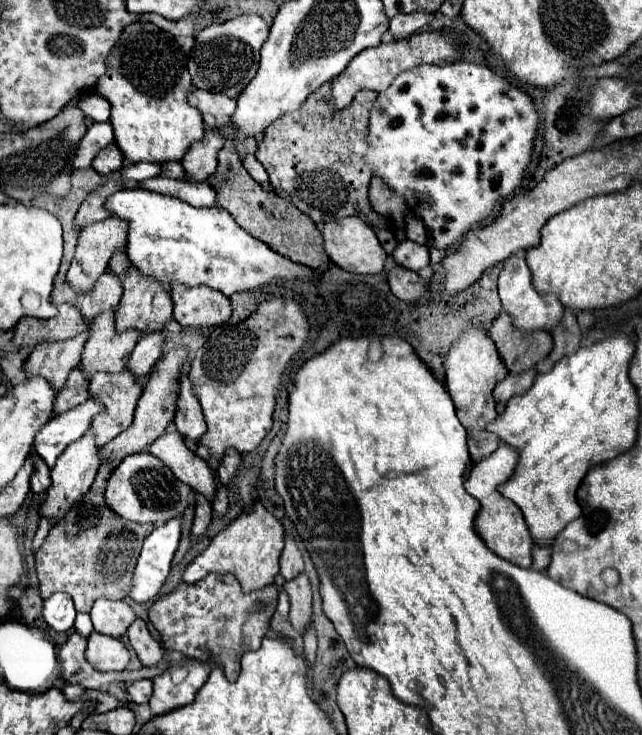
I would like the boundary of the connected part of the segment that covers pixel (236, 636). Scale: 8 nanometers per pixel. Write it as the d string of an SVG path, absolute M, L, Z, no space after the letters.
M207 575L193 585L179 583L171 593L159 597L149 609L149 619L159 631L163 647L181 653L183 657L209 659L221 665L225 677L233 681L239 675L243 653L259 649L263 637L269 633L277 595L277 585L243 593L233 575Z

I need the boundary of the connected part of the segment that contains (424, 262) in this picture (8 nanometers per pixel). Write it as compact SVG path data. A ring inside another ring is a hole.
M409 239L401 241L395 247L393 257L395 257L397 265L407 267L411 271L419 271L419 269L429 265L429 249L427 249L427 245L419 245L419 243L413 243Z

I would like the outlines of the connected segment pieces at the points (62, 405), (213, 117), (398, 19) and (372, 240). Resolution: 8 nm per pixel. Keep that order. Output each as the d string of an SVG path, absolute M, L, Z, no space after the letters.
M75 367L75 369L69 373L69 379L67 379L65 387L57 393L57 399L55 399L55 403L53 403L53 409L55 409L53 415L59 415L59 413L63 413L63 411L67 411L67 409L73 409L73 407L77 407L79 403L87 401L87 399L89 399L87 387L89 387L89 383L87 383L83 371L81 371L79 367Z
M193 89L187 97L189 105L197 107L203 115L203 121L209 127L223 127L229 129L229 119L231 113L235 109L235 99L229 99L225 95L217 95L217 93L209 93L209 91L201 91L201 89Z
M415 11L413 15L395 15L391 19L389 31L395 39L407 39L413 33L421 31L431 19L433 19L433 15L425 15L425 11Z
M345 217L345 219L339 219L339 221L325 223L323 239L325 239L325 251L329 253L331 261L335 261L341 269L351 271L351 273L363 273L363 275L383 271L387 253L379 245L379 239L373 233L373 229L367 223L363 223L361 219Z

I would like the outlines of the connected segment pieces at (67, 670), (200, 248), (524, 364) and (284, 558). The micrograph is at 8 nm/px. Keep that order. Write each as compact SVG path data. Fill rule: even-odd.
M73 633L67 639L65 647L61 647L57 653L63 679L71 685L81 685L85 689L105 691L115 681L134 682L141 679L153 679L171 665L170 662L166 662L154 667L142 667L134 671L99 672L95 671L93 667L89 667L87 659L85 659L85 647L87 647L87 639Z
M121 189L109 195L105 201L107 211L117 217L127 221L129 231L127 231L127 257L129 261L141 271L145 277L153 277L159 281L165 291L171 291L173 281L181 285L207 285L215 291L221 291L225 297L231 297L235 293L243 293L255 287L261 287L273 279L295 279L295 277L311 277L315 271L301 265L293 263L291 259L275 253L269 249L263 241L255 239L249 235L245 229L237 225L237 221L225 211L223 207L193 207L177 197L161 195L155 191L145 191L145 189Z
M503 311L489 329L489 339L497 345L499 357L511 375L535 367L553 349L553 337L547 331L521 333L513 327L511 317Z
M285 537L285 549L281 555L281 575L285 577L285 581L295 579L297 575L303 573L303 559L301 553L293 541L293 537Z

